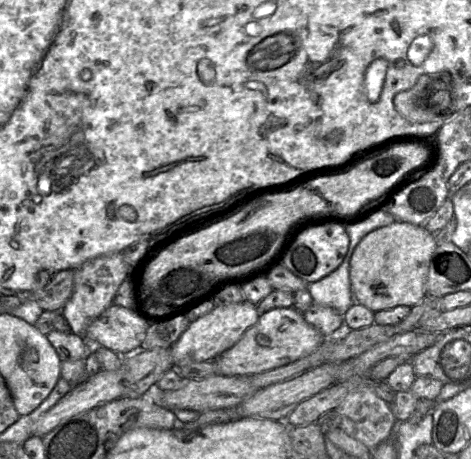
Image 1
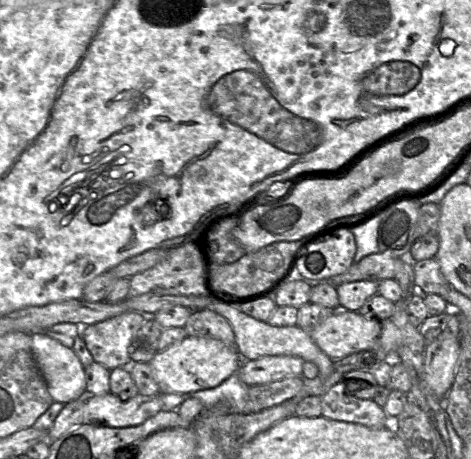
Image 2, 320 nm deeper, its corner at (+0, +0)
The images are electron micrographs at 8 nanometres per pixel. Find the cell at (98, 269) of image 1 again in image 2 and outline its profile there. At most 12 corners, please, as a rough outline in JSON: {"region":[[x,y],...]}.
{"region":[[128,311],[81,329],[96,363],[129,367],[147,316]]}

